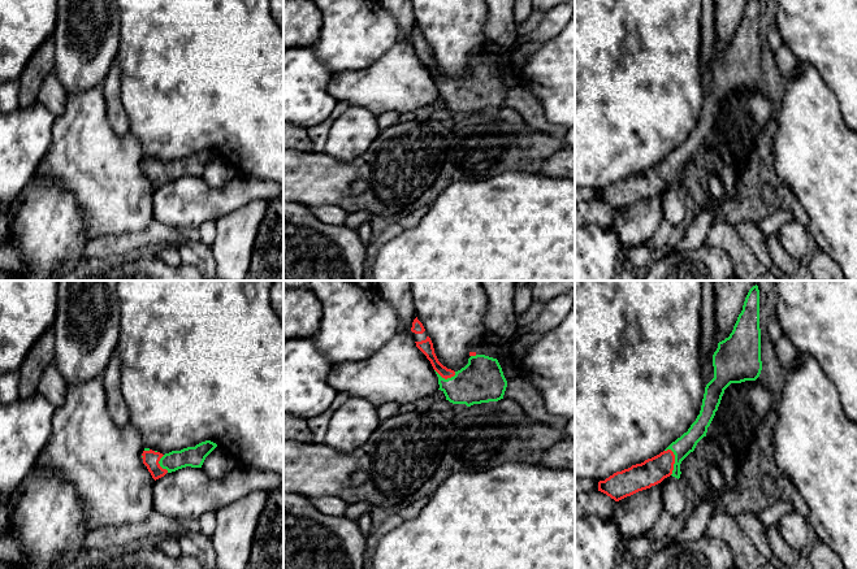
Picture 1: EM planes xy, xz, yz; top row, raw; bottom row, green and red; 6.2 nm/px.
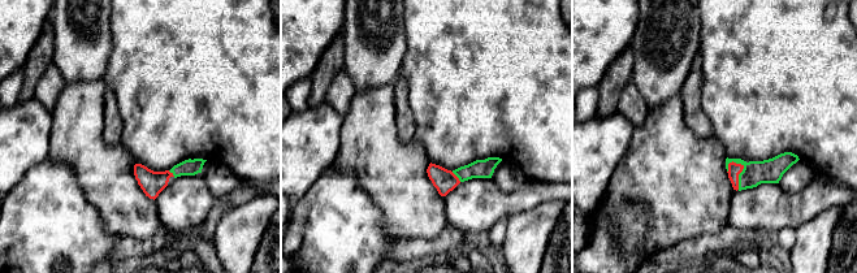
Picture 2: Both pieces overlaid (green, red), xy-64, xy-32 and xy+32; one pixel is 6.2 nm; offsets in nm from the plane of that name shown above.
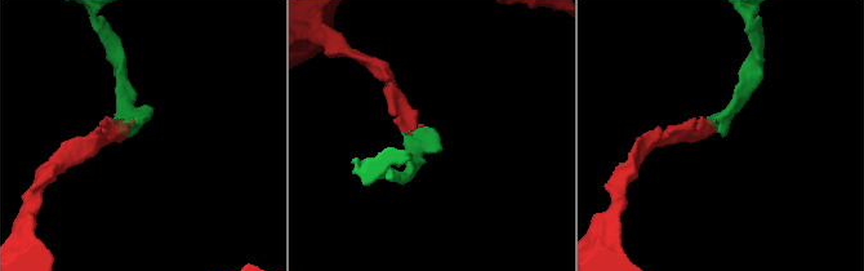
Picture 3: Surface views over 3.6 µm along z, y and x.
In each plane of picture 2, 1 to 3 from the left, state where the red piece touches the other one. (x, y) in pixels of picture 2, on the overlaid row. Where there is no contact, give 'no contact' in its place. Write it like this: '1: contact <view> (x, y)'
1: contact xy-64 (172, 172)
2: contact xy-32 (457, 176)
3: contact xy+32 (740, 173)

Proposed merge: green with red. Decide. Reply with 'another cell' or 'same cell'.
same cell

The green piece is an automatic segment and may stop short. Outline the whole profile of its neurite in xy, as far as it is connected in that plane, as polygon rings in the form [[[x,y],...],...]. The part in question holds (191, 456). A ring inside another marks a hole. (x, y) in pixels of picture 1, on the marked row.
[[[205,440],[196,444],[195,447],[187,447],[181,451],[172,451],[165,455],[150,448],[144,448],[142,459],[152,478],[156,481],[164,477],[166,473],[172,473],[186,466],[202,468],[205,457],[216,447],[216,443]]]

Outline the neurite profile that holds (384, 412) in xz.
[[[390,401],[386,404],[382,404],[381,407],[377,408],[377,416],[380,418],[380,421],[385,421],[388,418],[390,418],[391,416],[395,416],[399,413],[399,407],[401,404],[395,403],[395,401]]]

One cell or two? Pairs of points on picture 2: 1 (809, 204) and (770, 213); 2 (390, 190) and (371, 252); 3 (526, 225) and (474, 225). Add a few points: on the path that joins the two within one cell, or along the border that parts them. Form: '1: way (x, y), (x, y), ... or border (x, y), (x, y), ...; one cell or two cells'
1: way (800, 207), (779, 209); one cell
2: border (366, 190), (381, 212), (385, 230), (395, 239); two cells
3: border (536, 204), (514, 213), (509, 219); two cells

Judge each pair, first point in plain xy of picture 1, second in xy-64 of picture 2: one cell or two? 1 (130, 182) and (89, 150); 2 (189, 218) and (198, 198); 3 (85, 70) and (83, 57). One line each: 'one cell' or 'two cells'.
1: one cell
2: one cell
3: one cell

